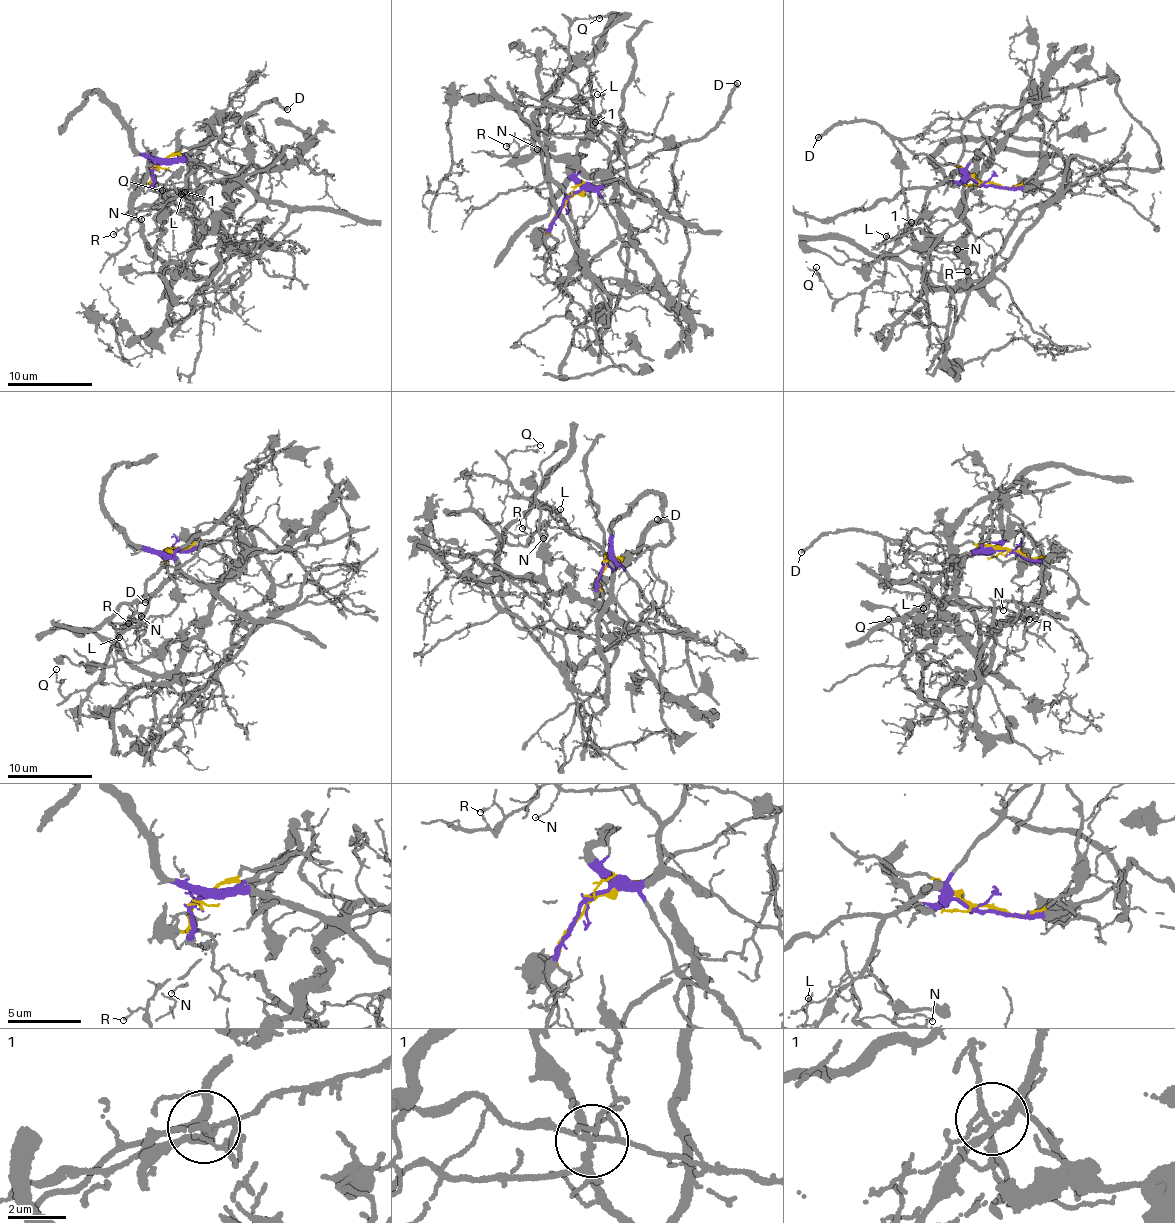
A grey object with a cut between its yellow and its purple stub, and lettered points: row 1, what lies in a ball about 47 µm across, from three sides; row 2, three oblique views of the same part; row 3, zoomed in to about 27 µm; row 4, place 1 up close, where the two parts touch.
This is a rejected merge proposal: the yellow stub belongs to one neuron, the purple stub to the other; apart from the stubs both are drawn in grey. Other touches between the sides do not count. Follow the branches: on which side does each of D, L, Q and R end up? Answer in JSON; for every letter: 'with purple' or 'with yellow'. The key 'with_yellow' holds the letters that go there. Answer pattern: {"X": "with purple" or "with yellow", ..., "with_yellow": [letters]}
{"D": "with yellow", "L": "with yellow", "Q": "with purple", "R": "with purple", "with_yellow": ["D", "L"]}

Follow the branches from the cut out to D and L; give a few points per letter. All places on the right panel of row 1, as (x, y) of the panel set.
D: (985, 182), (960, 168), (938, 162), (926, 153), (910, 151), (874, 122), (841, 121), (817, 137)
L: (985, 182), (899, 140), (893, 141), (900, 159), (908, 213), (904, 227), (894, 236), (886, 236)

